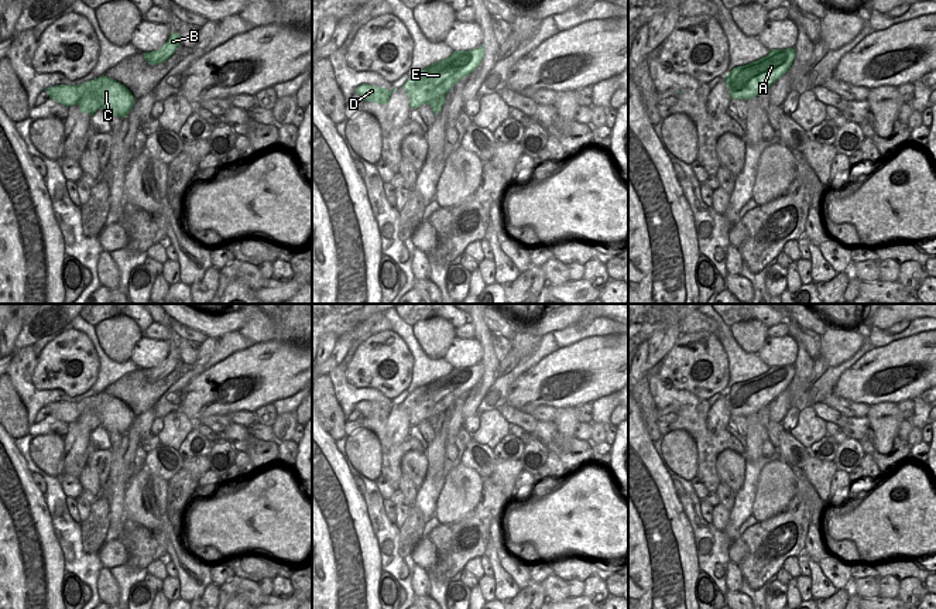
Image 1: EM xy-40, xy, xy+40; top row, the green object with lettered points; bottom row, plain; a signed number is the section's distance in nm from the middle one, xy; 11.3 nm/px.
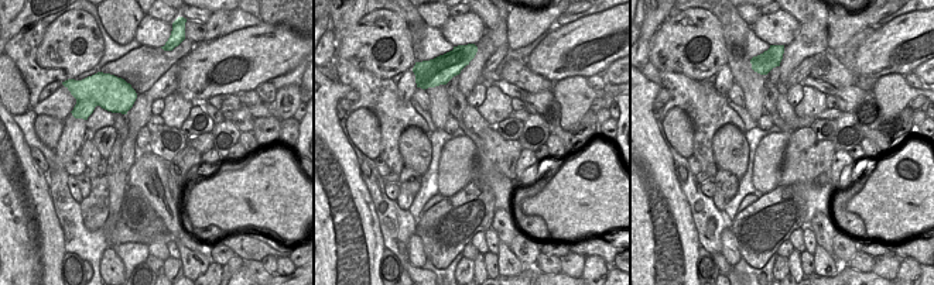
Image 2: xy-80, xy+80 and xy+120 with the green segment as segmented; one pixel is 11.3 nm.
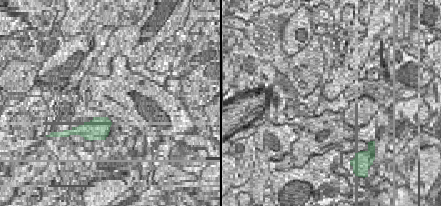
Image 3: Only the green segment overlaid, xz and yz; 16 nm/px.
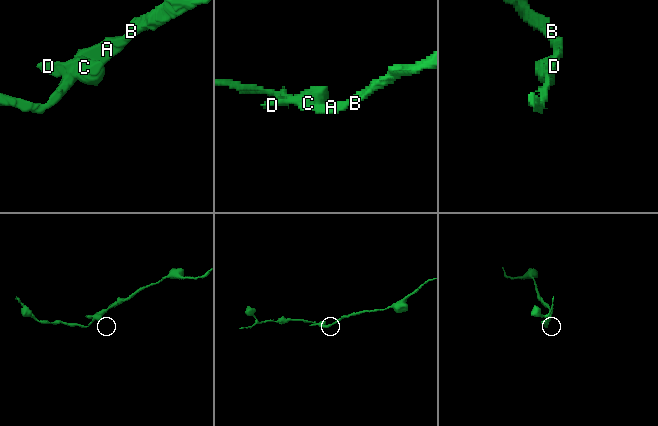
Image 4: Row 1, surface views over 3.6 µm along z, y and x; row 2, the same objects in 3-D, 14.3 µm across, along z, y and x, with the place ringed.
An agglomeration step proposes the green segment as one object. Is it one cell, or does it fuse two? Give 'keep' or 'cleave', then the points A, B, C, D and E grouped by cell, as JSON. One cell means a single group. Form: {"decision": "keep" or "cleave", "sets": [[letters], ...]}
{"decision": "cleave", "sets": [["A", "B", "E"], ["C", "D"]]}

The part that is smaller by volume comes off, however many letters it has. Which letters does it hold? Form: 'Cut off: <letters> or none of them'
Cut off: C, D.

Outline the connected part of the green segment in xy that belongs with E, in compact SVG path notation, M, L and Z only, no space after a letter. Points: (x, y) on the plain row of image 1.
M481 362L467 367L453 367L446 376L416 387L402 401L409 414L409 424L418 425L431 413L443 413L463 393L473 389L484 373Z

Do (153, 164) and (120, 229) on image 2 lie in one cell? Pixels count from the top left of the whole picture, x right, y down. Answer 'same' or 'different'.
different

